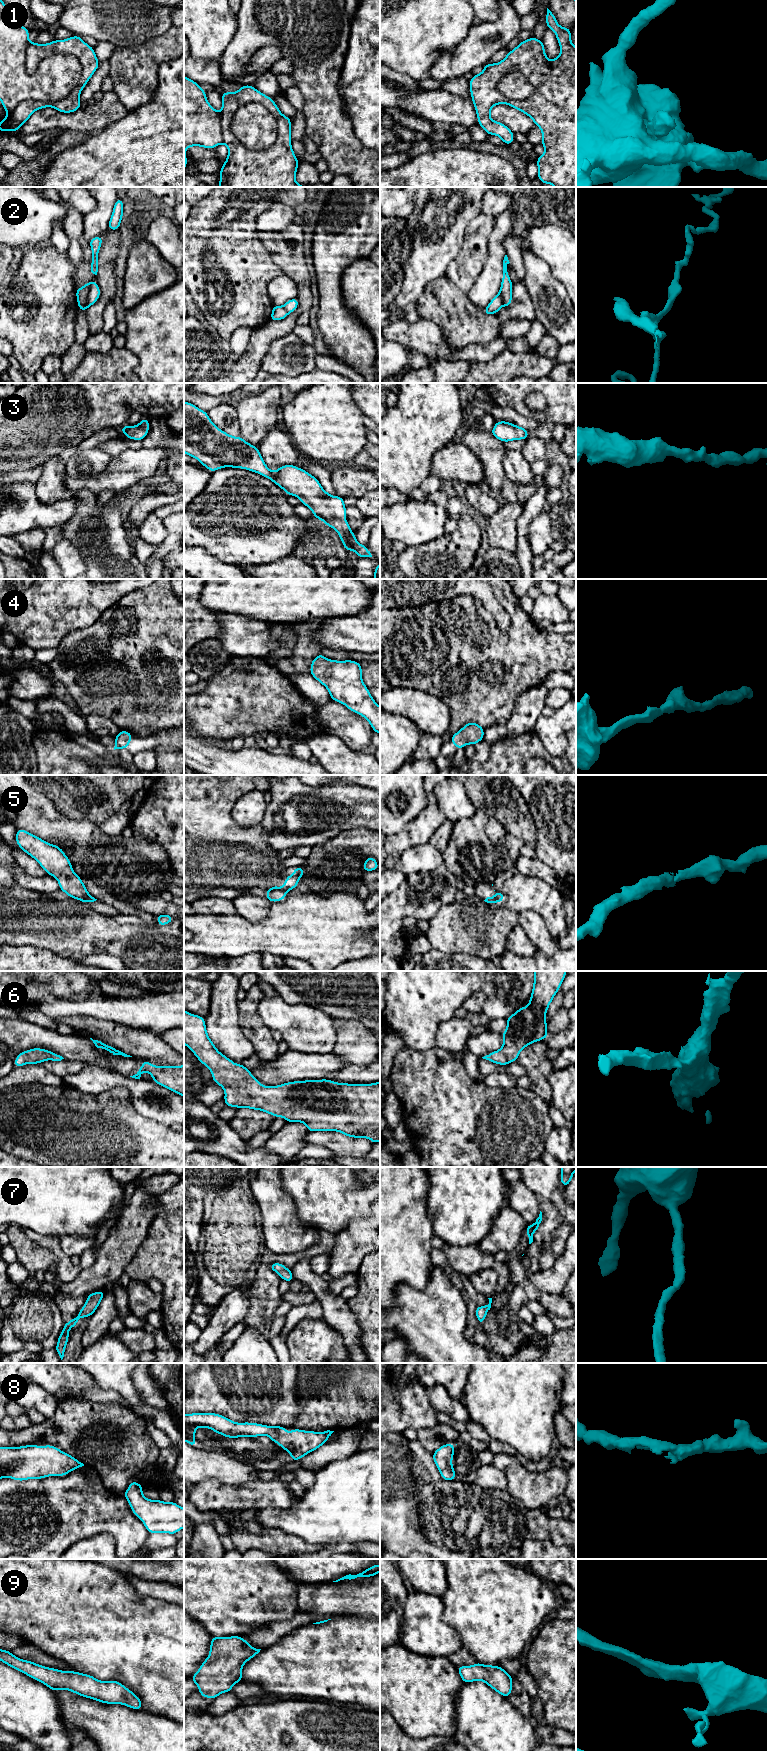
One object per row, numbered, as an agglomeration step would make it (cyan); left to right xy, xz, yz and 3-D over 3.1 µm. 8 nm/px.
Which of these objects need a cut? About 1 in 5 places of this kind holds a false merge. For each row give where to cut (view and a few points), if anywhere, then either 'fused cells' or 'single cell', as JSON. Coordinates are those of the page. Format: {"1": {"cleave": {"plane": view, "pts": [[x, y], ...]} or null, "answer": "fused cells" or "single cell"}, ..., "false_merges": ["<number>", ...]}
{"1": {"cleave": {"plane": "xy", "pts": [[80, 61], [81, 78], [65, 97], [21, 101], [7, 115]]}, "answer": "fused cells"}, "2": {"cleave": {"plane": "xy", "pts": [[92, 282], [86, 305], [82, 309]]}, "answer": "fused cells"}, "3": {"cleave": null, "answer": "single cell"}, "4": {"cleave": null, "answer": "single cell"}, "5": {"cleave": null, "answer": "single cell"}, "6": {"cleave": null, "answer": "single cell"}, "7": {"cleave": null, "answer": "single cell"}, "8": {"cleave": null, "answer": "single cell"}, "9": {"cleave": null, "answer": "single cell"}, "false_merges": ["1", "2"]}

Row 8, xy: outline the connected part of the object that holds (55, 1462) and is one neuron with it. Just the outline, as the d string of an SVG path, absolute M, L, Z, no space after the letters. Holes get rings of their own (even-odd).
M24 1445L0 1447L0 1479L8 1477L17 1481L43 1479L48 1476L66 1476L72 1470L84 1466L75 1457L52 1445Z

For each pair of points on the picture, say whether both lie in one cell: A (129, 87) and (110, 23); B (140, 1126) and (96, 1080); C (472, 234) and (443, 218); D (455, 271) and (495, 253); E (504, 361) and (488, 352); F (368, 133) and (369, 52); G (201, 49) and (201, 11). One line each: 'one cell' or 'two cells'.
A: two cells
B: two cells
C: two cells
D: two cells
E: two cells
F: one cell
G: one cell

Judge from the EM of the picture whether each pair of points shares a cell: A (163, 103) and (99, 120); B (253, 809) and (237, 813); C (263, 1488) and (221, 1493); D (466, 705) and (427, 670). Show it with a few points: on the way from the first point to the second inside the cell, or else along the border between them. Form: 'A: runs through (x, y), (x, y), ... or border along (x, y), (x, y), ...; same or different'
A: border along (129, 111), (108, 125); different
B: runs through (249, 810), (246, 813), (241, 813); same
C: runs through (253, 1493), (231, 1493); same
D: runs through (456, 695), (437, 676); same

